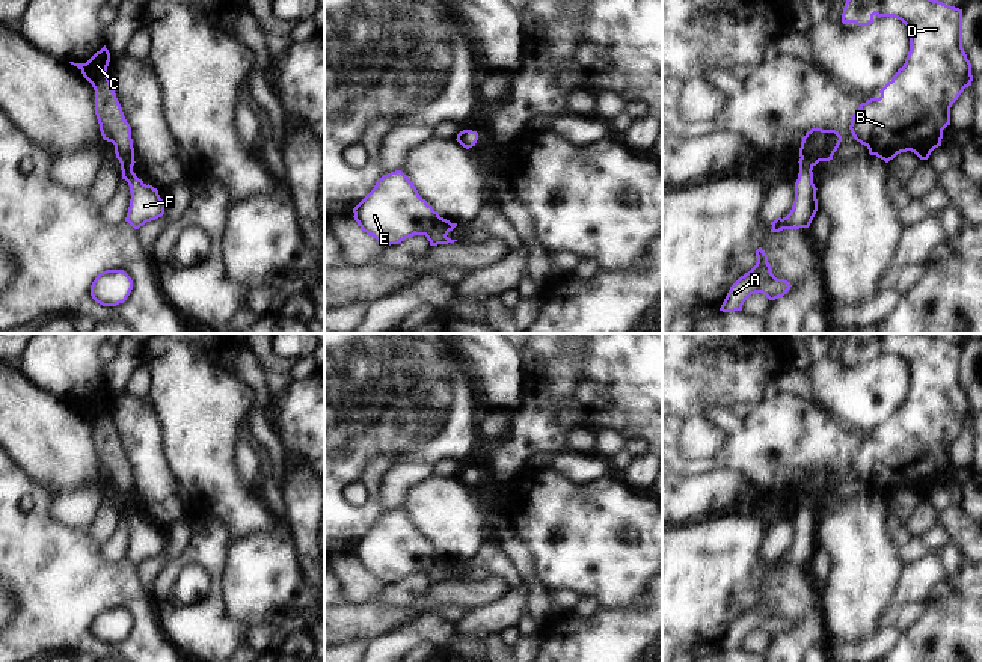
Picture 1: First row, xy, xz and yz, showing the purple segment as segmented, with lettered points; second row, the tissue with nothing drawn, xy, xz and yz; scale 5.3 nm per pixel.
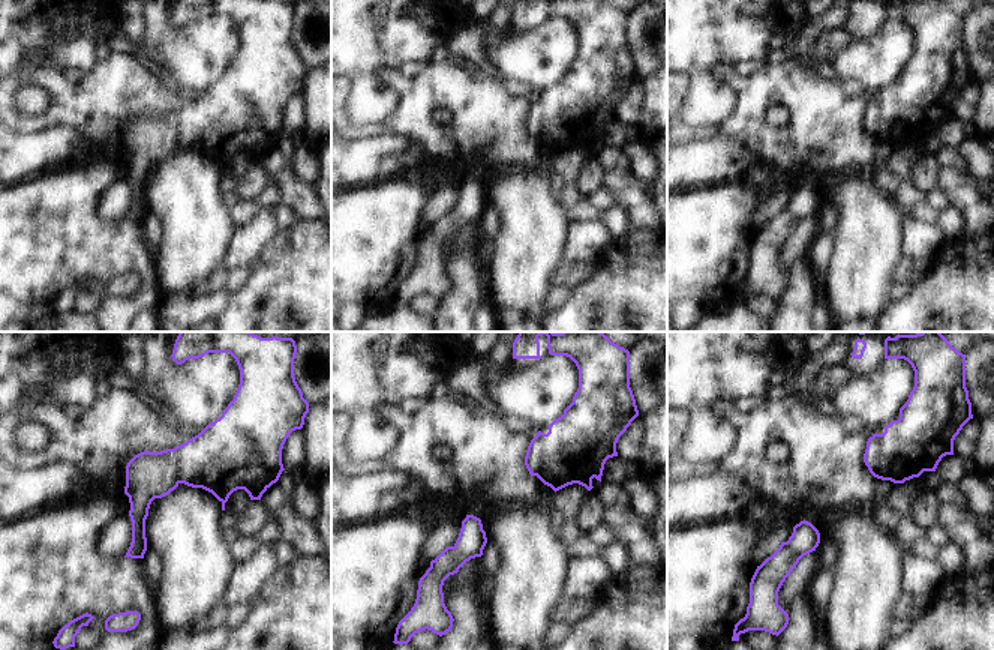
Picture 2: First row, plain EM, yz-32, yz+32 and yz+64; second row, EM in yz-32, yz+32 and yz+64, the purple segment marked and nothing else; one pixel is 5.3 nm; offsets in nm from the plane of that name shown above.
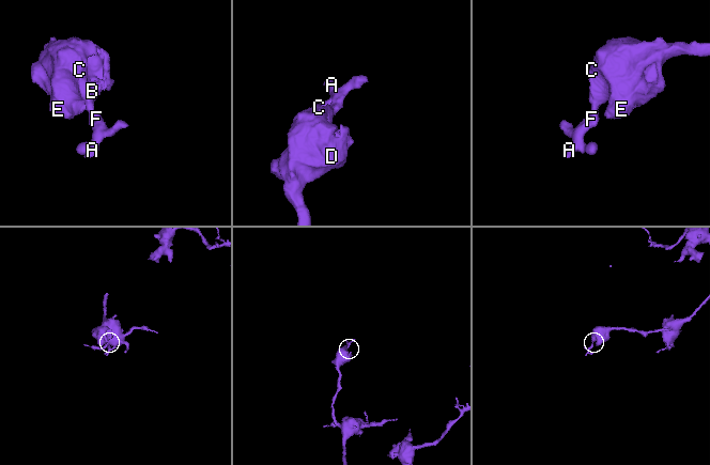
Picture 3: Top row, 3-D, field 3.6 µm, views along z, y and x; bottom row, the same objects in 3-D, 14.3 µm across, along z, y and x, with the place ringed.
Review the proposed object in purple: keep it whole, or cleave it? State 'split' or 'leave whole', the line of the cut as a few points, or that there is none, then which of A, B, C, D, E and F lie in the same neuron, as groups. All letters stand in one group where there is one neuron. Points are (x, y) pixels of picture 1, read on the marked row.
leave whole; no cut; A B C D E F

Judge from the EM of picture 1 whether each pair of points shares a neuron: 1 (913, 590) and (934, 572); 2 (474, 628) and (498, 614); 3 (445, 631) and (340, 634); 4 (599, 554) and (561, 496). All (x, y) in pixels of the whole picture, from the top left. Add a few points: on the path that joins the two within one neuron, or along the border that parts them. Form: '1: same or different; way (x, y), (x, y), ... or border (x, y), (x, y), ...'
1: same; way (917, 585), (929, 573)
2: same; way (480, 622), (492, 617)
3: different; border (400, 626), (367, 641)
4: same; way (586, 540), (561, 516), (561, 510)

